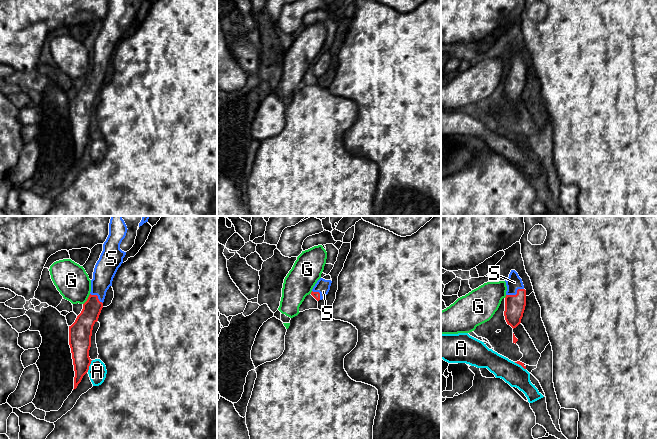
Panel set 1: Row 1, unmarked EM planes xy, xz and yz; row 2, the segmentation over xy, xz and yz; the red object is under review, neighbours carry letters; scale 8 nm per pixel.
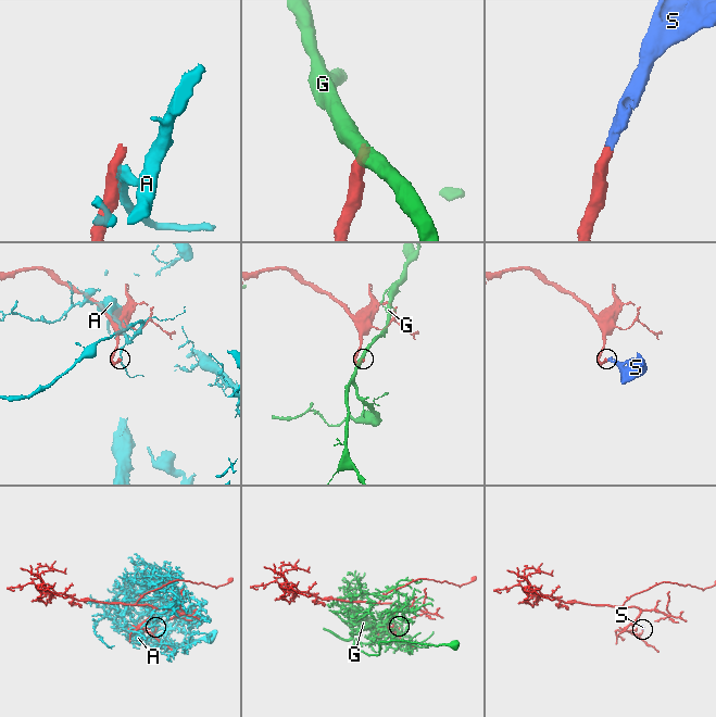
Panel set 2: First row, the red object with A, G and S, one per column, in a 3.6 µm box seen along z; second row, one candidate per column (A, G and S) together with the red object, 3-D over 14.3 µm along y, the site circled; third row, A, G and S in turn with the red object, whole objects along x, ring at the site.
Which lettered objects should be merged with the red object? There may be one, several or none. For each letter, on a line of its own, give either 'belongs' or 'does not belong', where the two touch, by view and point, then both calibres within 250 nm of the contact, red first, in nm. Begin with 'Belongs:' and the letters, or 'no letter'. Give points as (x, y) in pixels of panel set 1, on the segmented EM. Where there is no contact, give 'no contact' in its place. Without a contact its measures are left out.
Belongs: S
A: does not belong; meets red in xy at (89, 365); 180 nm thick on the red side, 150 nm on the other
G: does not belong; meets red in xy at (87, 299); 170 nm thick on the red side, 280 nm on the other
S: belongs; meets red in yz at (516, 294); 160 nm thick on the red side, 120 nm on the other

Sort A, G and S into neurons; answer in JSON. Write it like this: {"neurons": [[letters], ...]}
{"neurons": [["A"], ["G"], ["S"]]}

